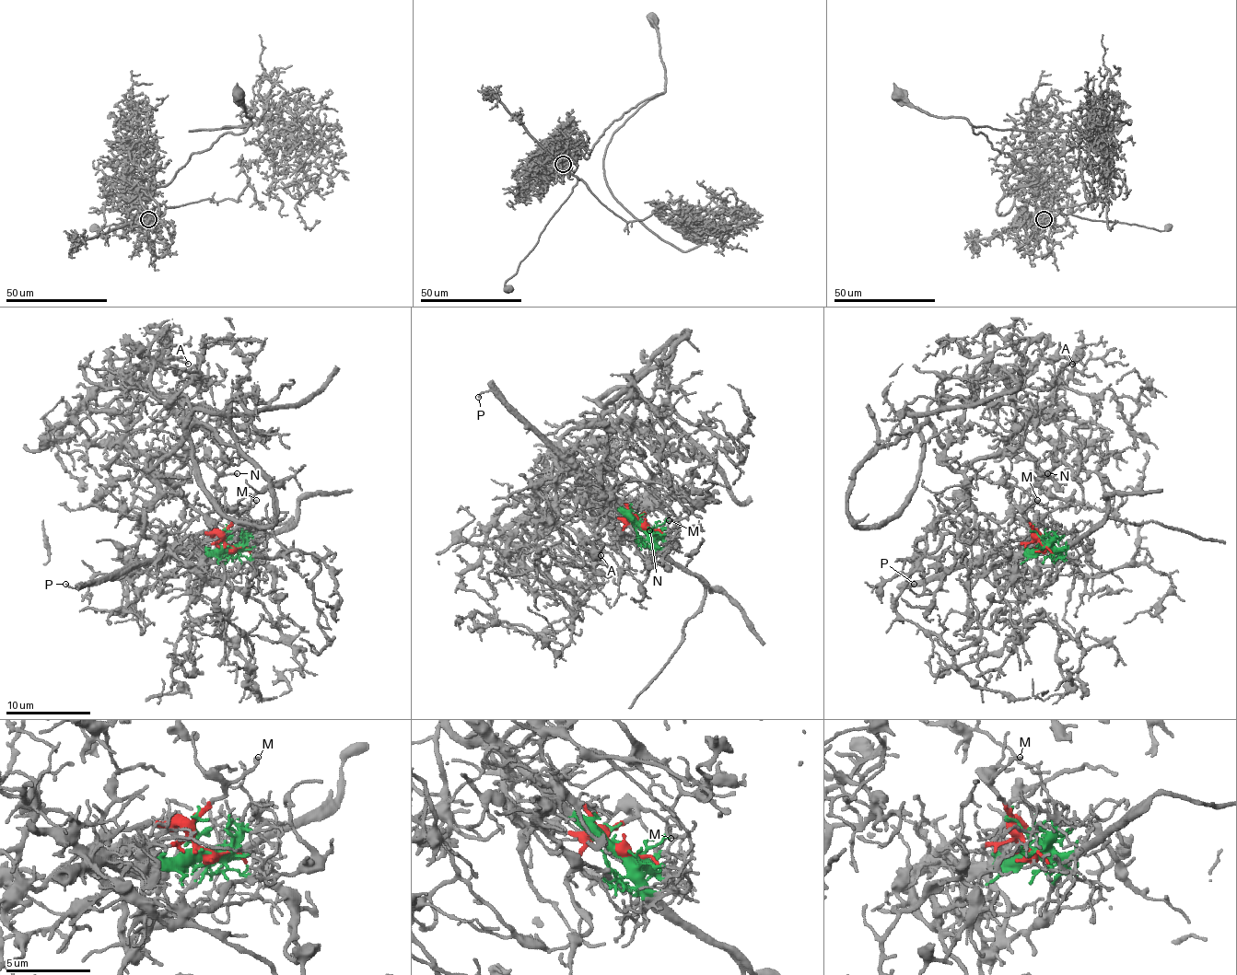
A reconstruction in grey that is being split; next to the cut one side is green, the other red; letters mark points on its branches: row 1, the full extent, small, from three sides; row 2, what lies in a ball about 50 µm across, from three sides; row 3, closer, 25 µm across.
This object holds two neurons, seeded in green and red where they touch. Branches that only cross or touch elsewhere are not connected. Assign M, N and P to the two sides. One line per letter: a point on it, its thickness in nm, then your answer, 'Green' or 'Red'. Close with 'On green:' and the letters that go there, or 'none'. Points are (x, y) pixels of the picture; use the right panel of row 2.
M: Place: (1037, 500). Thickness 240 nm. Red
N: Place: (1047, 473). Thickness 150 nm. Red
P: Place: (914, 584). Thickness 130 nm. Green
On green: P

